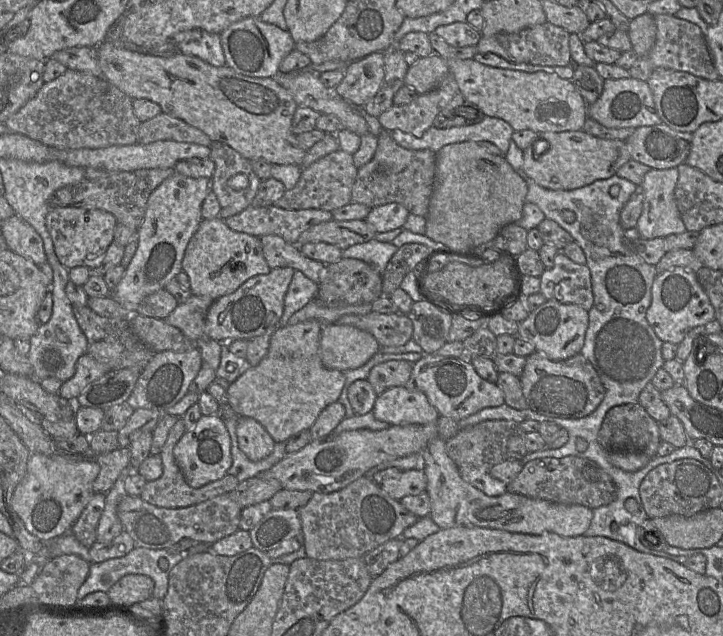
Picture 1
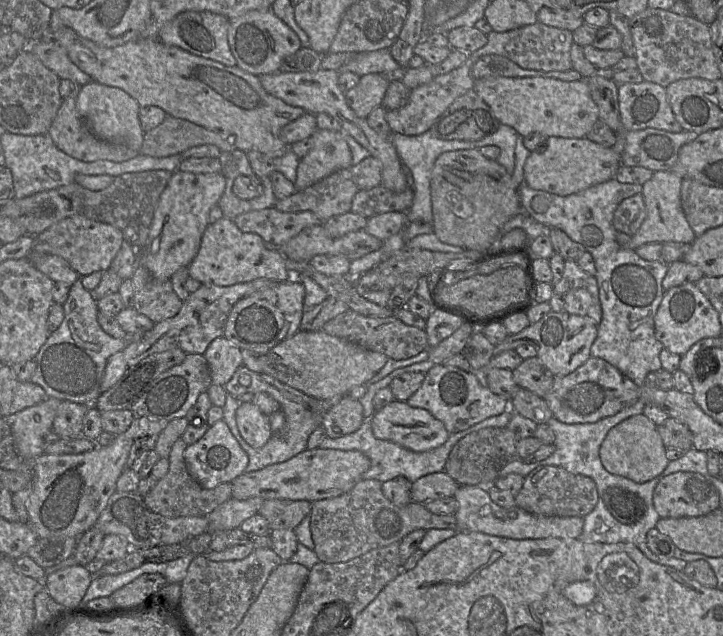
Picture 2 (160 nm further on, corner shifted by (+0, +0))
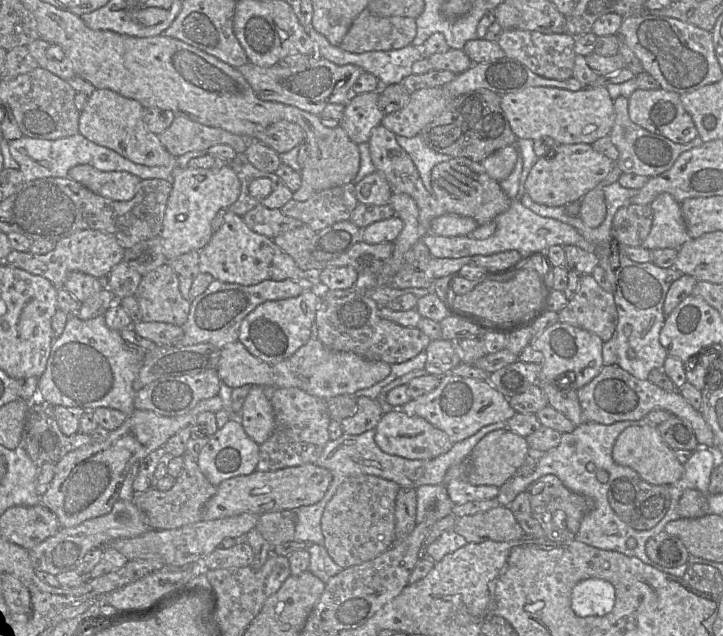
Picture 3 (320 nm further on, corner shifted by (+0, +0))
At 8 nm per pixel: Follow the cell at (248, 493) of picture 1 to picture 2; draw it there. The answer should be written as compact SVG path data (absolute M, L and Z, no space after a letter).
M260 497L245 500L231 498L225 501L207 515L208 528L206 533L239 528L244 520L259 513L264 501Z

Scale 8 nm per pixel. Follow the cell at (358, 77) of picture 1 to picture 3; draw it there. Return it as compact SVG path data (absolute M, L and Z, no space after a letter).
M379 91L352 94L346 104L340 126L357 145L369 142L372 130L385 116L378 106L378 97Z

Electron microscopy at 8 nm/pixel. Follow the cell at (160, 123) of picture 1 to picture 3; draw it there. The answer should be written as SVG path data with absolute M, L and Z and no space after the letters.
M175 116L171 125L158 138L174 157L190 151L207 150L219 144L229 145L237 154L242 154L250 141L243 136L200 124L184 116Z

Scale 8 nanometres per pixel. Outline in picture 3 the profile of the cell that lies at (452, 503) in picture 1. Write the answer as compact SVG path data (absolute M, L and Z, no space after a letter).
M393 408L382 415L374 439L385 453L407 459L433 459L448 452L454 444L447 433L420 416L407 415L400 408Z

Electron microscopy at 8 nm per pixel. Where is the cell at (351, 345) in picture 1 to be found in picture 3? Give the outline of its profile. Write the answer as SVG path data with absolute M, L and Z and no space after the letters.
M312 334L308 342L301 346L292 356L285 360L269 364L274 371L275 387L296 387L324 400L342 394L355 394L358 390L369 388L380 382L391 372L391 366L386 362L370 360L353 352L332 350L326 347L318 337L312 337Z

